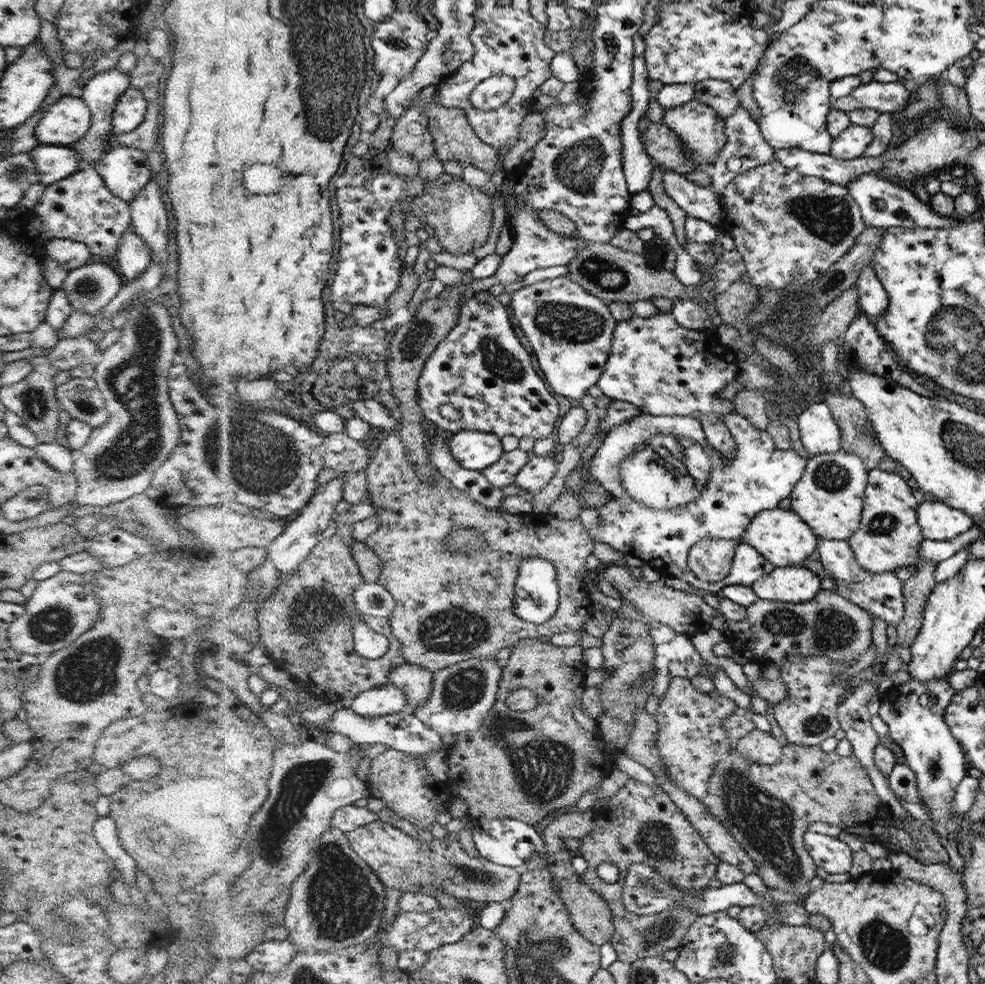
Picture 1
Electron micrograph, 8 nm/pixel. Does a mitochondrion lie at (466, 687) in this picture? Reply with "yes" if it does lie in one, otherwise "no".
yes

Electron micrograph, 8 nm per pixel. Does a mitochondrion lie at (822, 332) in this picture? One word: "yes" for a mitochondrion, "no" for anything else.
no

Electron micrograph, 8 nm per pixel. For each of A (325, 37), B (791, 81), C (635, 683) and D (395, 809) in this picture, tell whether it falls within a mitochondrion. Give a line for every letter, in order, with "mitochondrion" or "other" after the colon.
A: mitochondrion
B: mitochondrion
C: mitochondrion
D: other

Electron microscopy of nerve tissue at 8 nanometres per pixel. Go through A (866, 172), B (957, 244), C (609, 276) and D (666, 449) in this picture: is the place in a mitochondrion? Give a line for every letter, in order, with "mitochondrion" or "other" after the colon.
A: other
B: other
C: mitochondrion
D: mitochondrion

